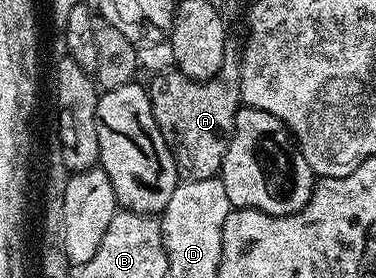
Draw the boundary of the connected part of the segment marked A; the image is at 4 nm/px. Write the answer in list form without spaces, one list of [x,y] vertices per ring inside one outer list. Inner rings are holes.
[[[229,47],[225,51],[221,71],[217,71],[217,75],[213,75],[208,81],[195,81],[184,73],[168,71],[154,74],[150,78],[151,85],[146,86],[146,91],[151,96],[153,119],[157,119],[161,135],[165,135],[165,143],[179,168],[182,180],[196,181],[220,176],[225,151],[229,151],[229,143],[233,139],[235,116],[241,108],[240,60],[240,50]]]

